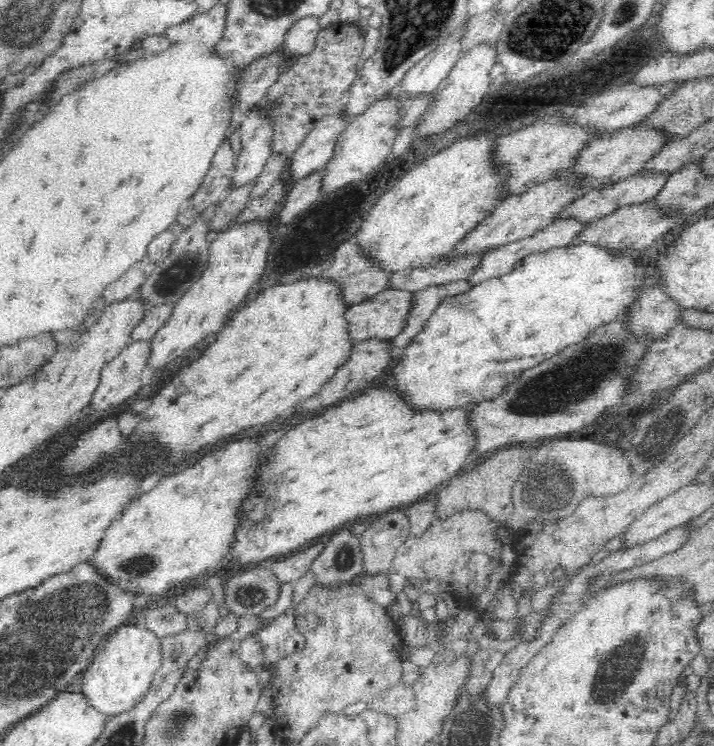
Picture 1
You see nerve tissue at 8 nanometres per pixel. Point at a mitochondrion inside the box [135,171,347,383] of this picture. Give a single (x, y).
(182, 270)

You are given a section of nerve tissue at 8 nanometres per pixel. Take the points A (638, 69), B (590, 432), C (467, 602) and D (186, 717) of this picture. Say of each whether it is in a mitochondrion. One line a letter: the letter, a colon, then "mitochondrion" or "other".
A: other
B: other
C: other
D: mitochondrion

